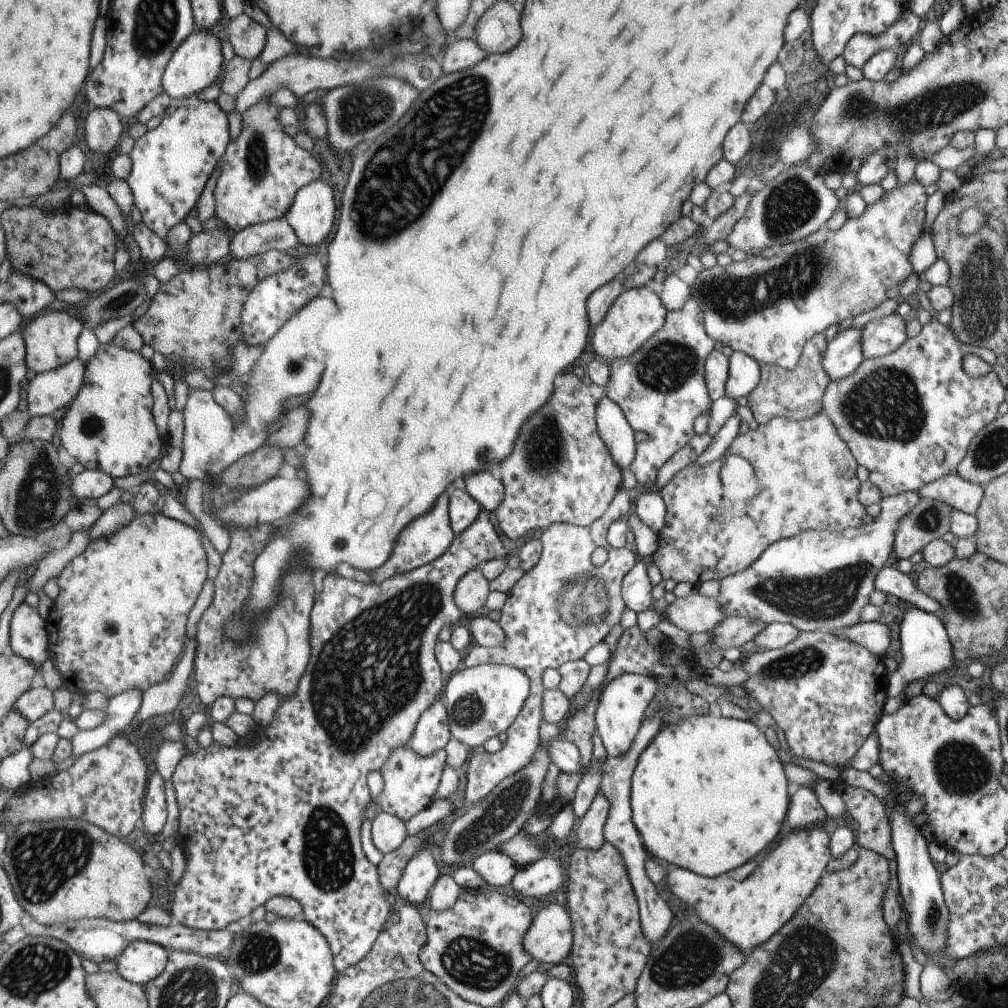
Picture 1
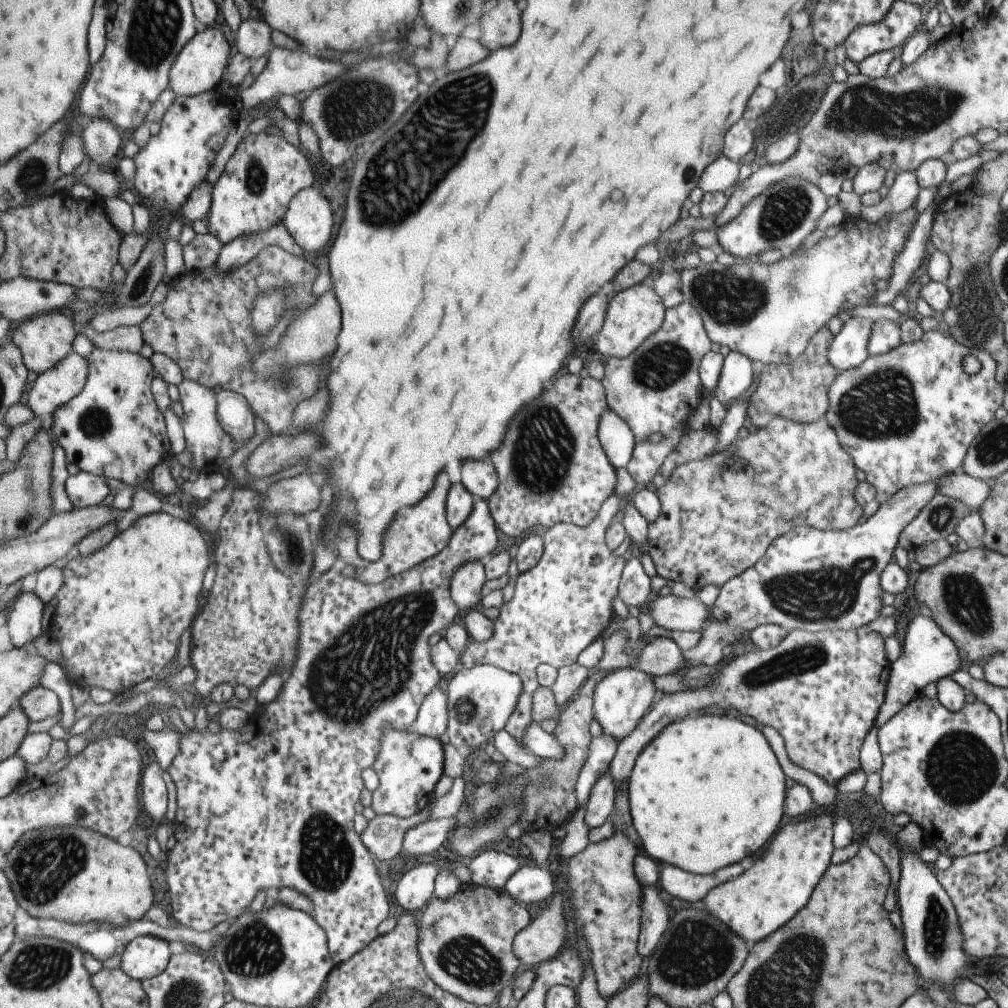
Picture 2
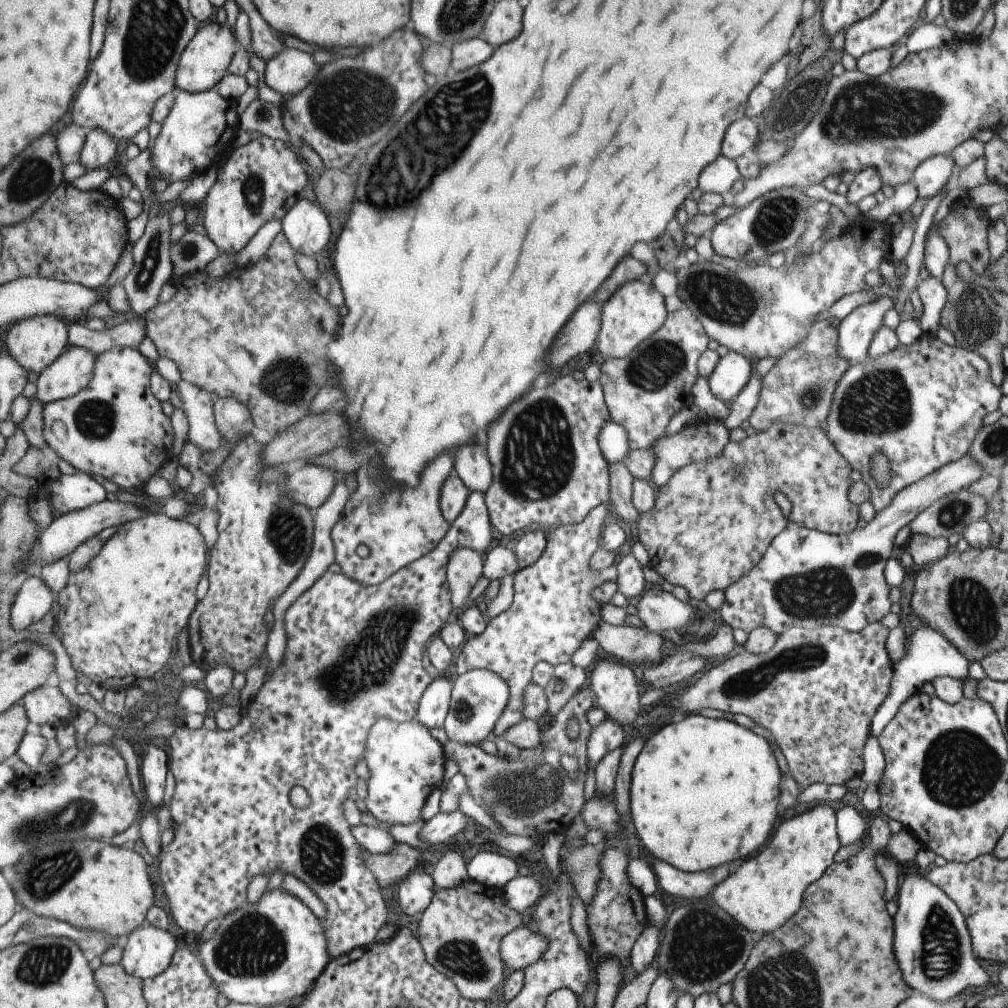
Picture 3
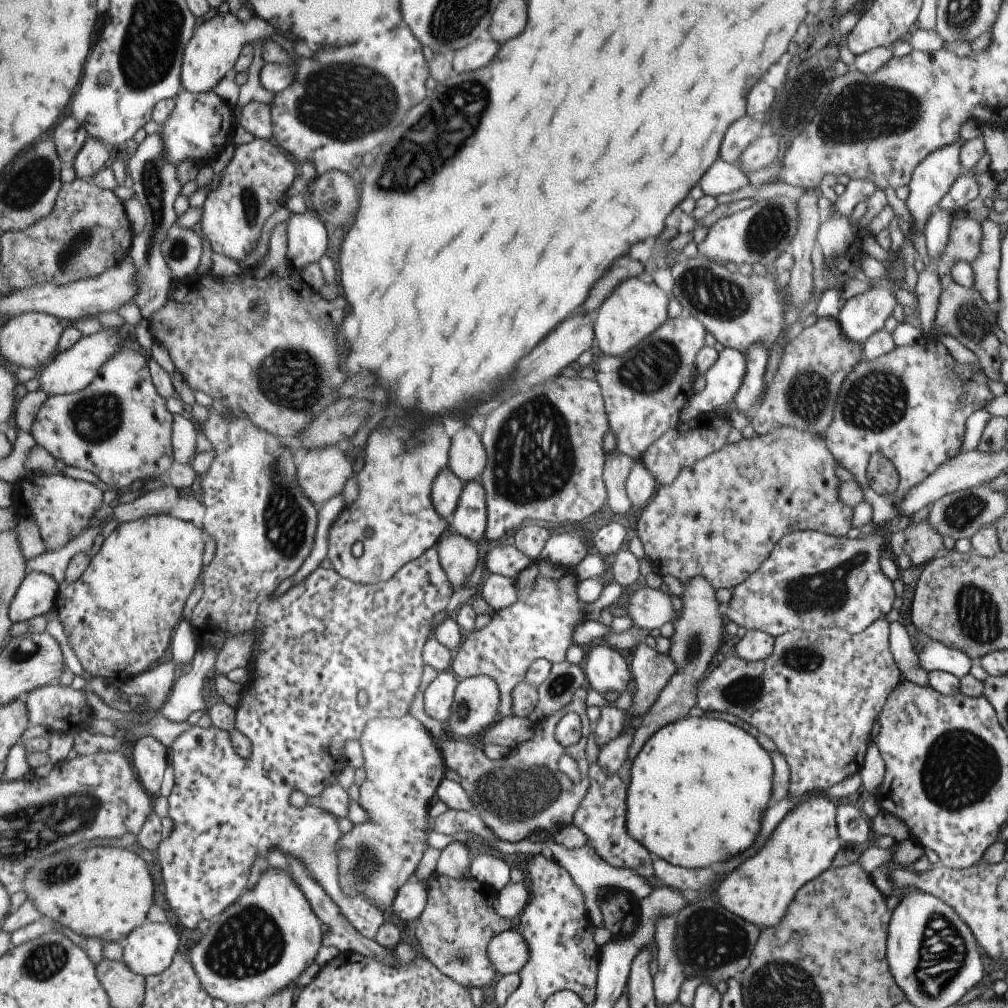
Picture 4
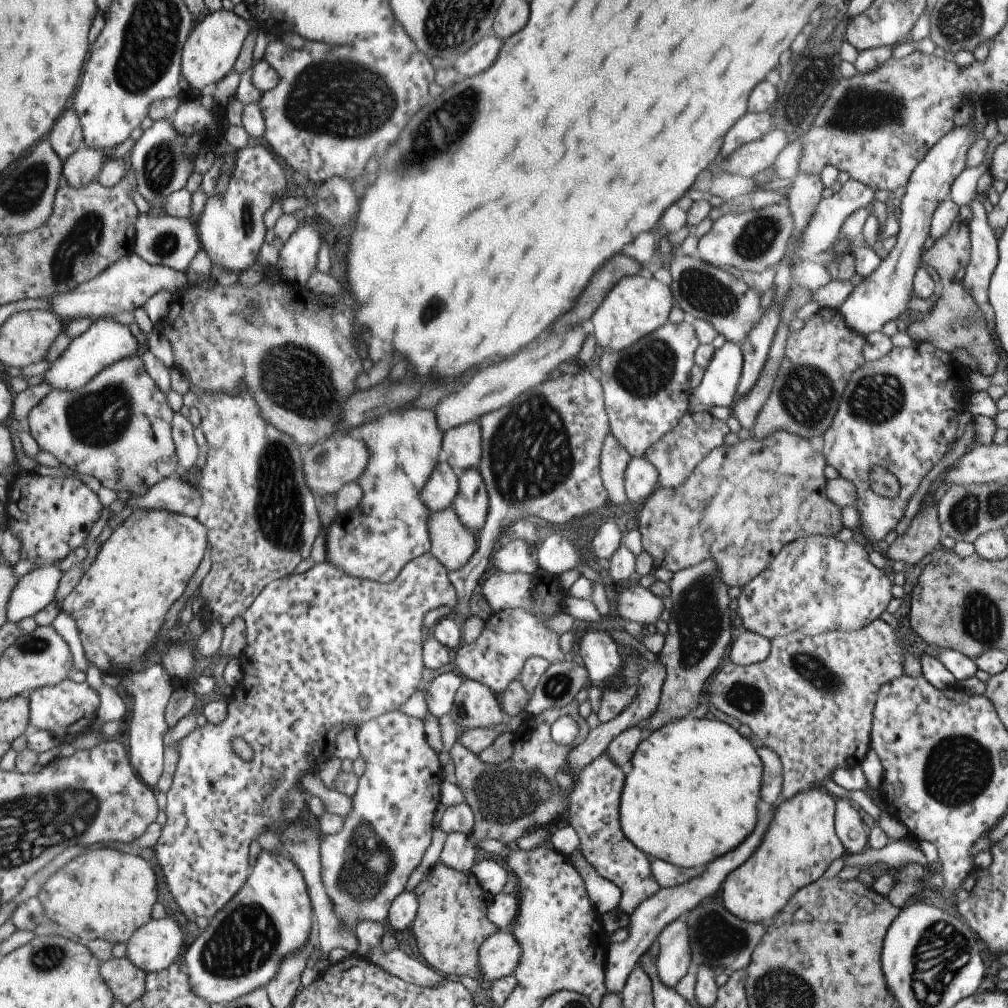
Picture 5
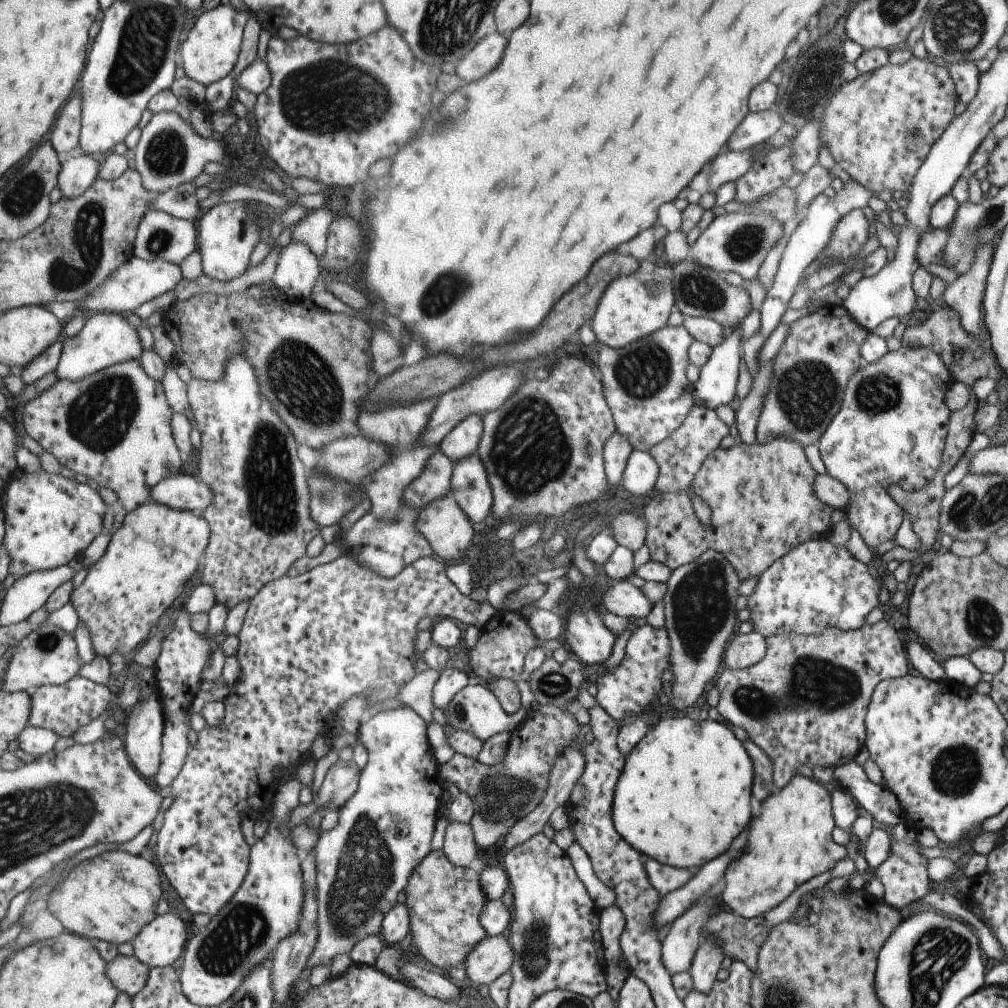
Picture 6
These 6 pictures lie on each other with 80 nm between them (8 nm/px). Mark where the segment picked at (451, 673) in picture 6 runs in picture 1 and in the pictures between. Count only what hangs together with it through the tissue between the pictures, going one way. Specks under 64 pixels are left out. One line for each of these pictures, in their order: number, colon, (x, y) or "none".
1: (433, 733)
2: (433, 719)
3: (435, 705)
4: (440, 695)
5: (441, 694)

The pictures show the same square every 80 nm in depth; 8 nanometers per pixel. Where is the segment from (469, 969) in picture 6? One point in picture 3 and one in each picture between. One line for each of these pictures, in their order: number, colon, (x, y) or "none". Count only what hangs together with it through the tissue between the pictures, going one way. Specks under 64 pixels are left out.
3: (522, 947)
4: (509, 952)
5: (500, 955)

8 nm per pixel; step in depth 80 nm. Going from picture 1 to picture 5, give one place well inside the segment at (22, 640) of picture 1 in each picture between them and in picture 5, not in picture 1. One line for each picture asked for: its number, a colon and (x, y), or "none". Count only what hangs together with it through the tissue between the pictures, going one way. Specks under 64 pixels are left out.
2: (24, 621)
3: (34, 601)
4: (37, 595)
5: (35, 590)

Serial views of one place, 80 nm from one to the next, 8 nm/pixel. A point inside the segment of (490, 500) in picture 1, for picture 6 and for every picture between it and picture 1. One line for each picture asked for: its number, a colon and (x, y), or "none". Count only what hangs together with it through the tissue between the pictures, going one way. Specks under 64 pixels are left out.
2: (479, 477)
3: (473, 466)
4: (468, 458)
5: (462, 448)
6: (464, 441)

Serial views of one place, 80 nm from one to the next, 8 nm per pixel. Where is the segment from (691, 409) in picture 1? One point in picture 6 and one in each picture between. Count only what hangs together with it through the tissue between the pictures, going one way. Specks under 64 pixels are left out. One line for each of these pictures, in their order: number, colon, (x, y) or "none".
2: (654, 389)
3: (642, 391)
4: (643, 389)
5: (645, 390)
6: (644, 385)

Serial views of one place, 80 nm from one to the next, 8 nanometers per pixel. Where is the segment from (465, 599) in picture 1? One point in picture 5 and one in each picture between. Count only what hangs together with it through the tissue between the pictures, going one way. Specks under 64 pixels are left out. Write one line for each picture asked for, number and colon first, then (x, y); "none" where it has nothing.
2: (468, 579)
3: (466, 566)
4: (459, 554)
5: (454, 545)

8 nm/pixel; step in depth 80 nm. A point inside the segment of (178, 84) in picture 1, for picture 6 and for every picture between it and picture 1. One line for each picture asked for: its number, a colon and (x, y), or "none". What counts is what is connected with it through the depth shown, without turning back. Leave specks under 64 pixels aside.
2: (202, 63)
3: (207, 59)
4: (213, 52)
5: (212, 52)
6: (210, 52)

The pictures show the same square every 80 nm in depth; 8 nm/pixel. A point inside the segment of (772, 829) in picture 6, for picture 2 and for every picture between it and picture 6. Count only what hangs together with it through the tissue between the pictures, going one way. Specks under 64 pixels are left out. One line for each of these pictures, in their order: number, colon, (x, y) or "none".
2: (765, 896)
3: (764, 891)
4: (801, 847)
5: (800, 842)

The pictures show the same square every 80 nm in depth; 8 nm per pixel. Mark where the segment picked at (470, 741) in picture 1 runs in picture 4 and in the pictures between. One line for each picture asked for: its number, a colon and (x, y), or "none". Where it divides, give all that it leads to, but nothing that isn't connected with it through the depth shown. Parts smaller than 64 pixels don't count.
2: (482, 699)
3: (480, 697)
4: (478, 701)

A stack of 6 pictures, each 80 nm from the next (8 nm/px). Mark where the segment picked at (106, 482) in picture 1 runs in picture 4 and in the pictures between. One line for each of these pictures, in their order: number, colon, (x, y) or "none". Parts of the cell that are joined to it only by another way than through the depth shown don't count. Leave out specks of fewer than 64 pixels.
2: (84, 489)
3: (69, 493)
4: (63, 508)

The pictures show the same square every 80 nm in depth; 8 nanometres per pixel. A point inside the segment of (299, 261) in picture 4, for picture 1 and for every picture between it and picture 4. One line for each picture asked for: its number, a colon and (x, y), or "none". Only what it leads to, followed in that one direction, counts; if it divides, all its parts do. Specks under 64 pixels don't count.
1: (312, 215)
2: (309, 219)
3: (307, 227)

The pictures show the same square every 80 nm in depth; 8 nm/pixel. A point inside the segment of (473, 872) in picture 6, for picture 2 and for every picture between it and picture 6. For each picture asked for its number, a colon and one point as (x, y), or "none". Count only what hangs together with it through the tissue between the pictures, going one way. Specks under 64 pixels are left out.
2: (467, 942)
3: (462, 930)
4: (459, 922)
5: (454, 922)

